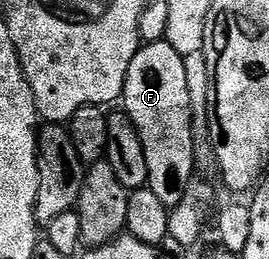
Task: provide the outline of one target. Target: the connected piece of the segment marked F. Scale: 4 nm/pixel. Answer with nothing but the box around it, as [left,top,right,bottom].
[123,41,195,207]

